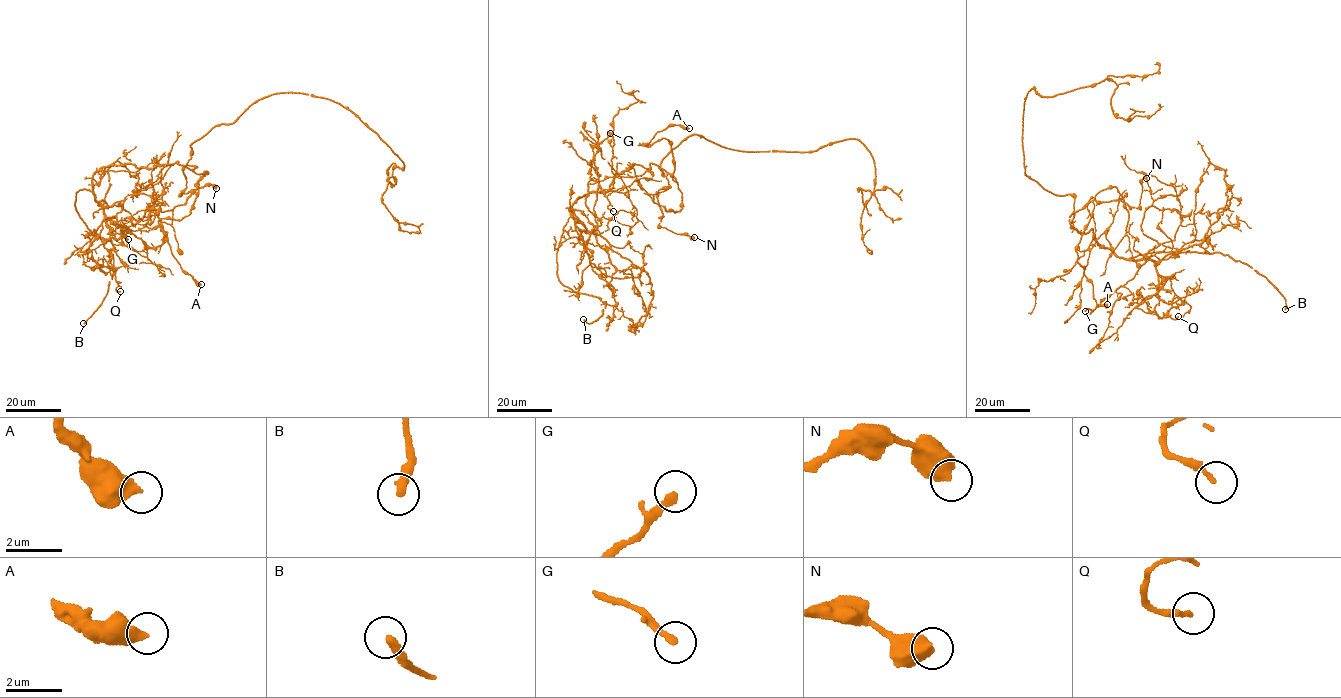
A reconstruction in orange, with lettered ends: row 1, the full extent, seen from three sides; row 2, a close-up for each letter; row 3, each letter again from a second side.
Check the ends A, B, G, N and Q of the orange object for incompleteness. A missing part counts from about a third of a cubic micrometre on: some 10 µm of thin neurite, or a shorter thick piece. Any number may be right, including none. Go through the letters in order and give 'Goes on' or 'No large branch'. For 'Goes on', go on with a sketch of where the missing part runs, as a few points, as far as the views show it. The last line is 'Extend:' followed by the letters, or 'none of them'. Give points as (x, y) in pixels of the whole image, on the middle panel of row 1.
A: No large branch
B: No large branch
G: No large branch
N: No large branch
Q: No large branch
Extend: none of them

